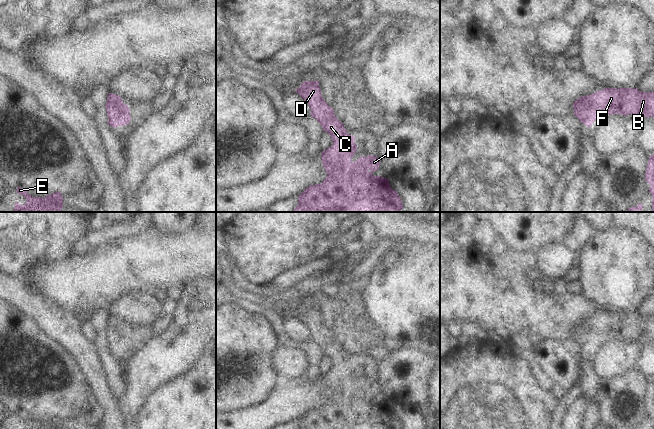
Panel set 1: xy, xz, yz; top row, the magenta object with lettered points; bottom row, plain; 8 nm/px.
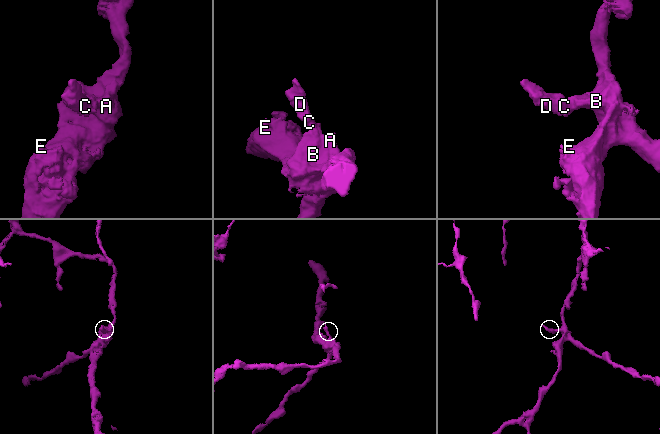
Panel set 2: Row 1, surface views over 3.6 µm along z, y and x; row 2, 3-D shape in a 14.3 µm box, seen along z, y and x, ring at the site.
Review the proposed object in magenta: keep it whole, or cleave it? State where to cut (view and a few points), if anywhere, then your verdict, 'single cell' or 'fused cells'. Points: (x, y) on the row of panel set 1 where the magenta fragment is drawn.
no cut | single cell

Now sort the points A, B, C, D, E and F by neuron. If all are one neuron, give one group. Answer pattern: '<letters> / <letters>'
A B C D E F

